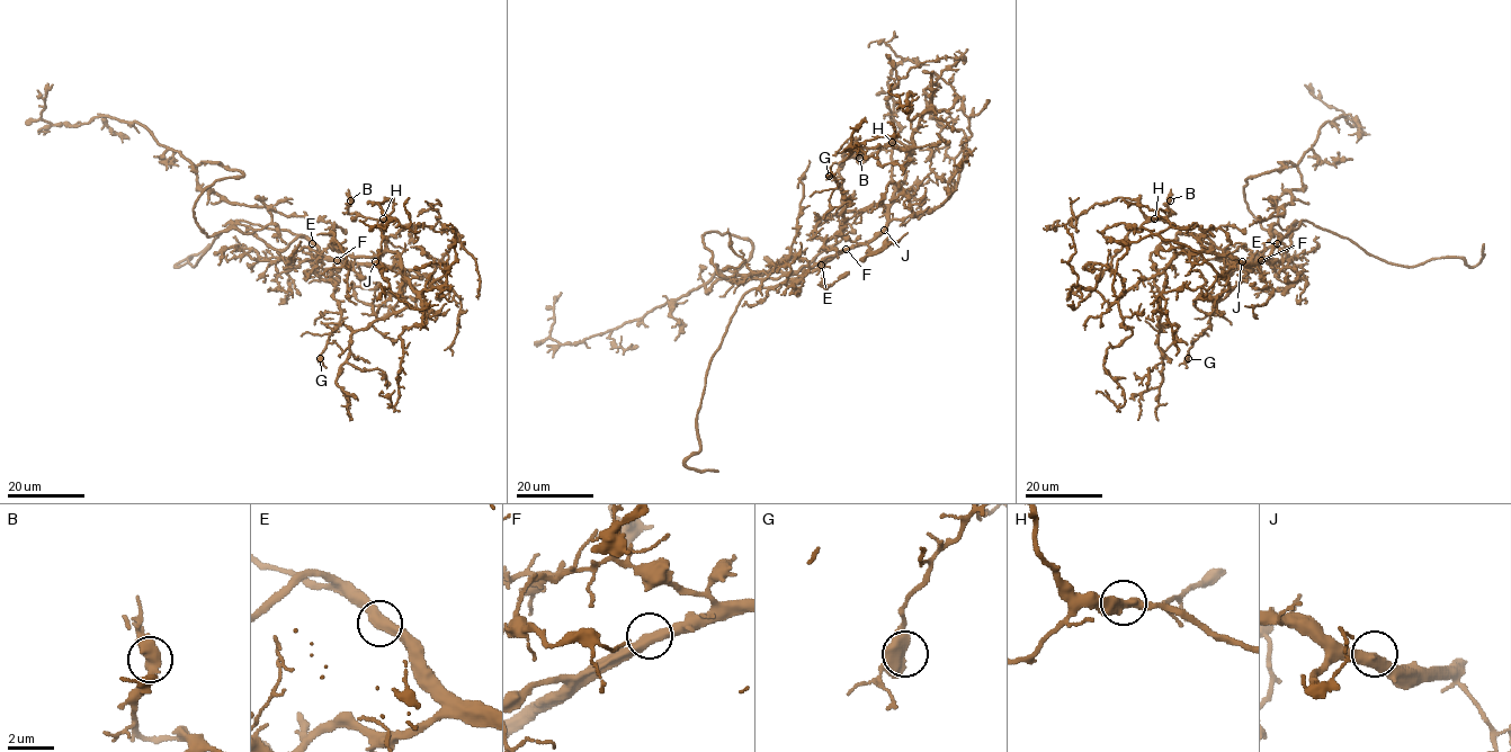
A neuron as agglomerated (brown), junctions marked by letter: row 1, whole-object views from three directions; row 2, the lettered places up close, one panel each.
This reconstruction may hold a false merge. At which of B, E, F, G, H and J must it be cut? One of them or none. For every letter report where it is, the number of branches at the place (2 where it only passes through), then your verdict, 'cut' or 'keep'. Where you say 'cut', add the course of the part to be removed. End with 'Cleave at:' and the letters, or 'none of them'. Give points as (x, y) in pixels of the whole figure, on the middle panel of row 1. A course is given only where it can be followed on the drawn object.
B: (859, 158) | 2 | keep
E: (821, 265) | 2 | keep
F: (846, 249) | 2 | keep
G: (829, 176) | 2 | keep
H: (892, 142) | 2 | keep
J: (884, 230) | 2 | keep
Cleave at: none of them

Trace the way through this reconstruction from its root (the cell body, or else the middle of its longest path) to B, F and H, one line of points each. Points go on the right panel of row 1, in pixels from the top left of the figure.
B: (1290, 235), (1287, 249), (1280, 235), (1257, 262), (1217, 256), (1161, 218), (1174, 214), (1170, 200)
F: (1290, 235), (1287, 249), (1278, 240), (1280, 235), (1281, 240), (1261, 260)
H: (1290, 235), (1287, 249), (1278, 240), (1280, 235), (1264, 259), (1242, 262), (1208, 252), (1186, 229), (1154, 218)

